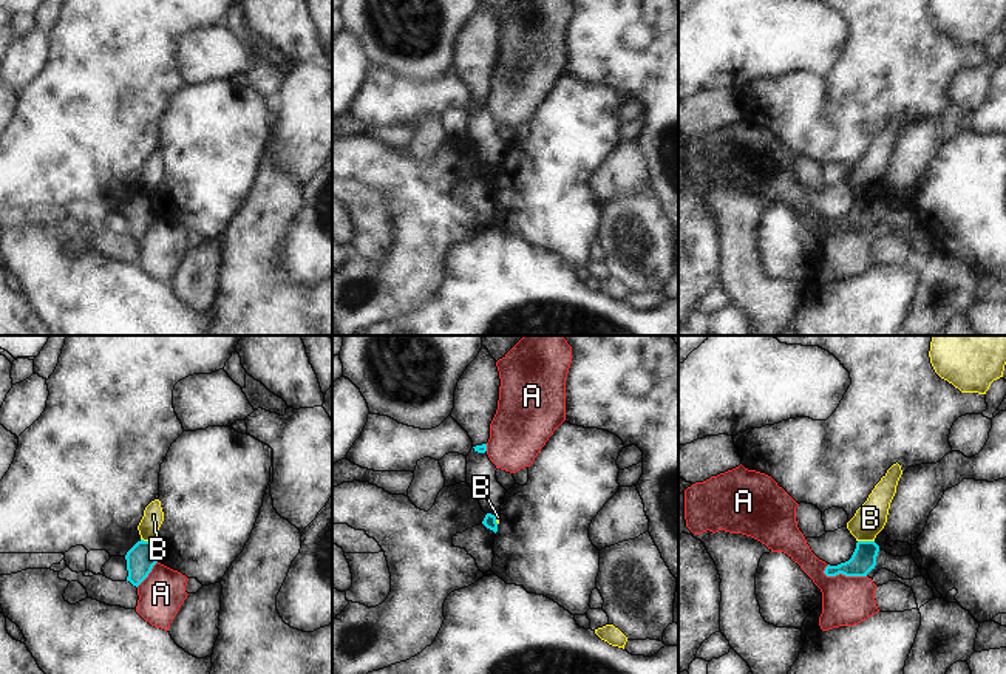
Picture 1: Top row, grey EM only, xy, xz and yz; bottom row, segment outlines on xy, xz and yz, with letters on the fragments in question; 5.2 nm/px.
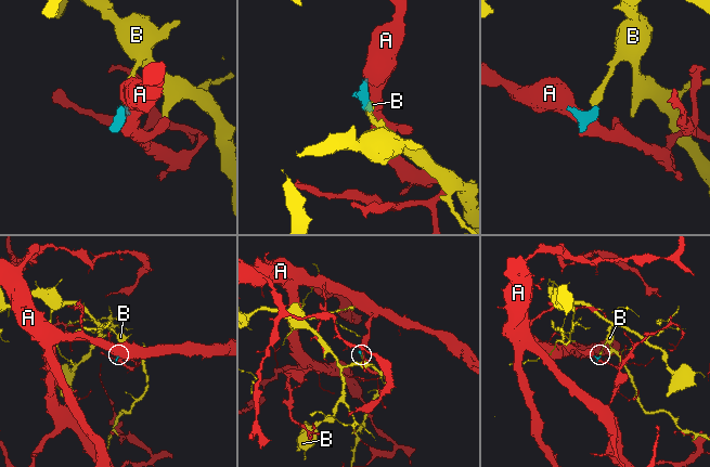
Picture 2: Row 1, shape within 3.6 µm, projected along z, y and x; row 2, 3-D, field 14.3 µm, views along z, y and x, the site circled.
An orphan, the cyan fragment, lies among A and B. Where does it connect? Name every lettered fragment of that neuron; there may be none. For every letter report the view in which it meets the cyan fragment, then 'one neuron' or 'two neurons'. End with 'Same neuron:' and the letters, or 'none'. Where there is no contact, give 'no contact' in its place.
A: yz | two neurons
B: yz | two neurons
Same neuron: none

